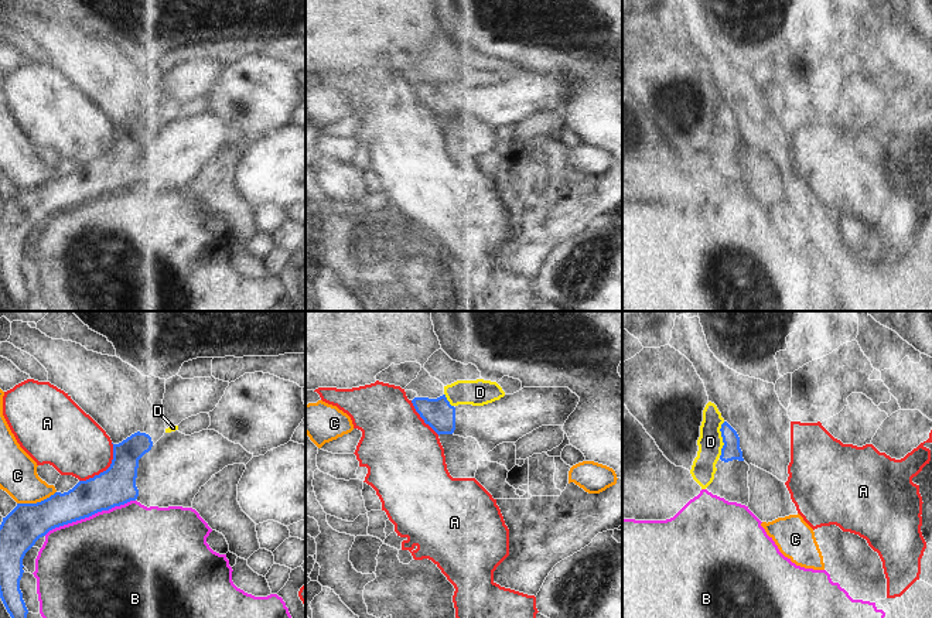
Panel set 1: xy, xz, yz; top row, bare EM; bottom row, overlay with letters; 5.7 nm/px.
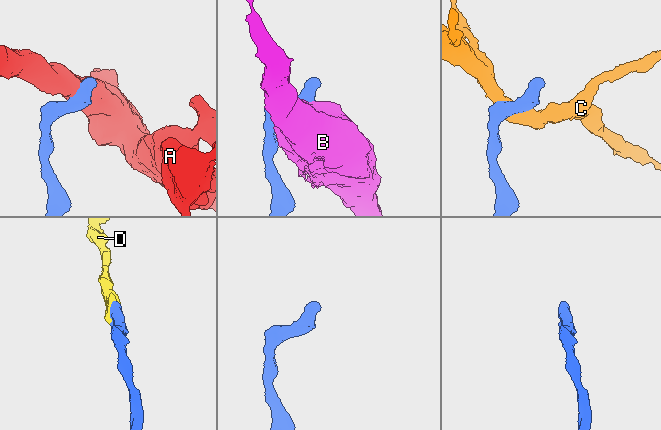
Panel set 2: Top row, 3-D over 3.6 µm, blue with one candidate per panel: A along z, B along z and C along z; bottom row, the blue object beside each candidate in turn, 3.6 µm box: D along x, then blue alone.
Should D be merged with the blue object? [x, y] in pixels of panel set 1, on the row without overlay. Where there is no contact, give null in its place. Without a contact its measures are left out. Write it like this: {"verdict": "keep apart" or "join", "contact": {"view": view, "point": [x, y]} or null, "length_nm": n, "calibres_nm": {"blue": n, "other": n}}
{"verdict": "join", "contact": {"view": "yz", "point": [723, 123]}, "length_nm": 220, "calibres_nm": {"blue": 100, "other": 140}}

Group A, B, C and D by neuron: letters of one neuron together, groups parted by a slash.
A / B / C / D

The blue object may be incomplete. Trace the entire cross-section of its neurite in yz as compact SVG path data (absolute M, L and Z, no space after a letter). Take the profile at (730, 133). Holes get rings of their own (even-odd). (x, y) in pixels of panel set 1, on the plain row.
M711 85L703 93L697 129L699 134L690 157L701 173L713 165L718 143L724 146L744 144L737 115L721 100L717 89Z

